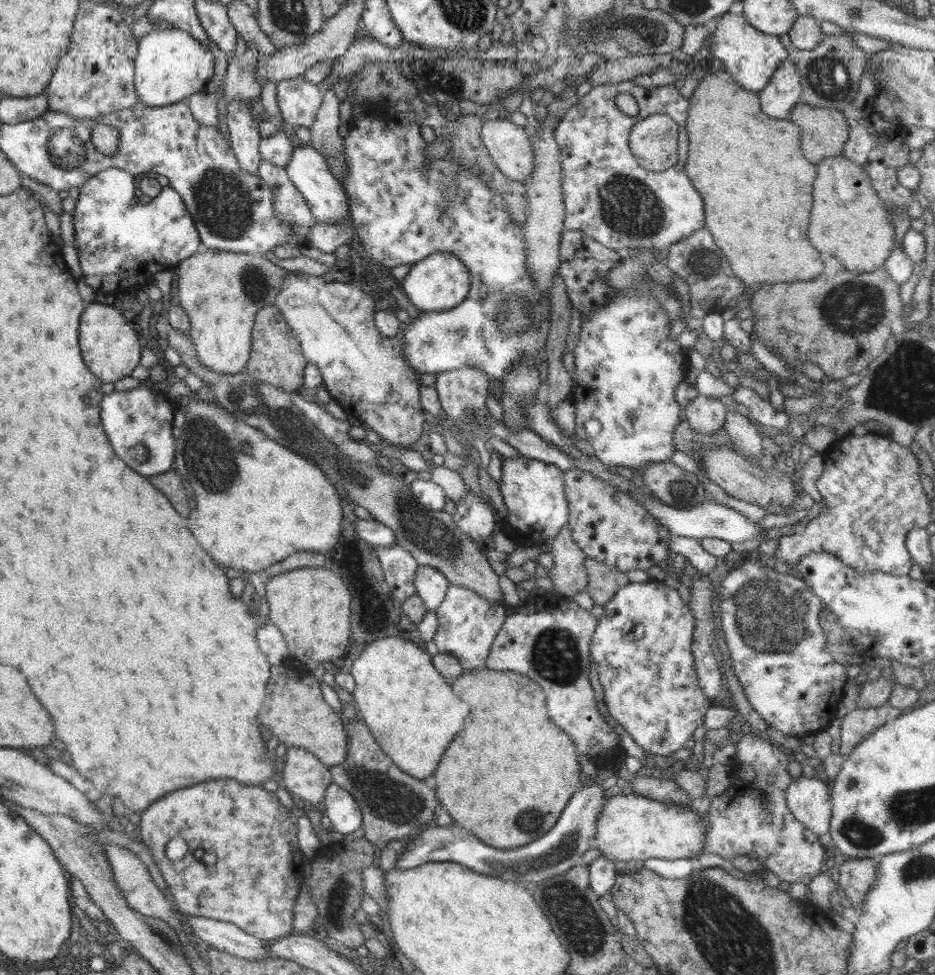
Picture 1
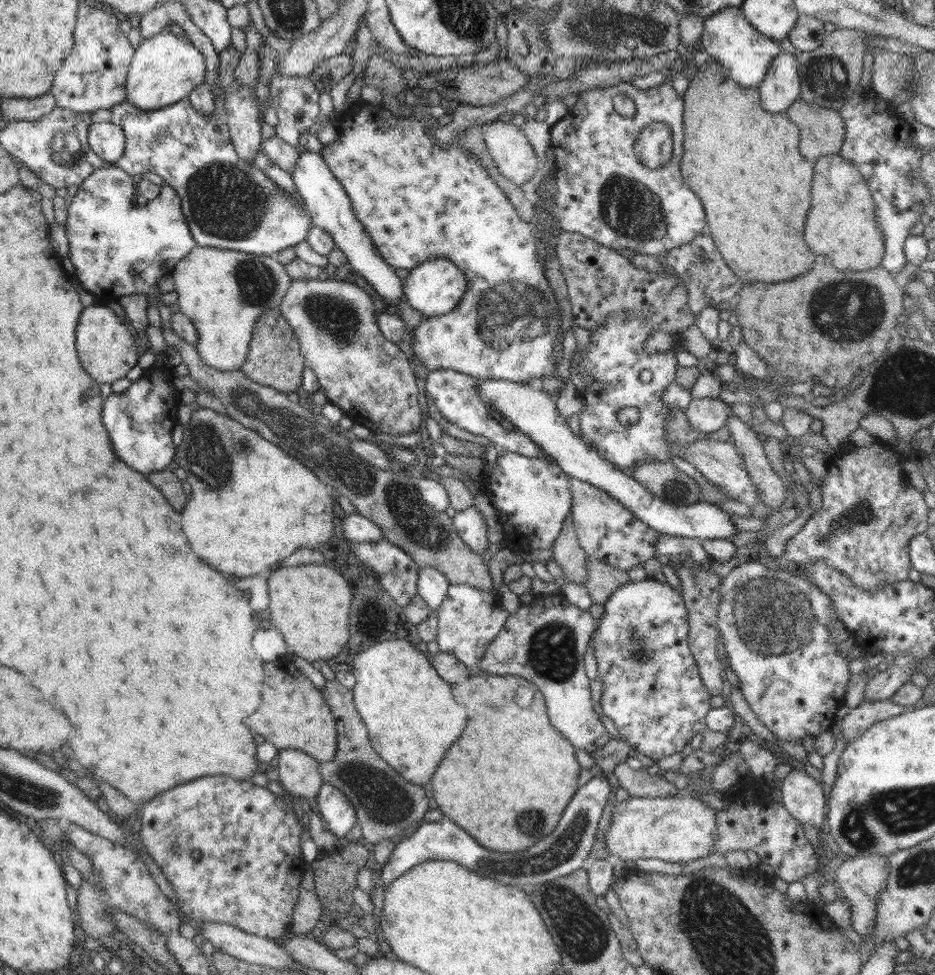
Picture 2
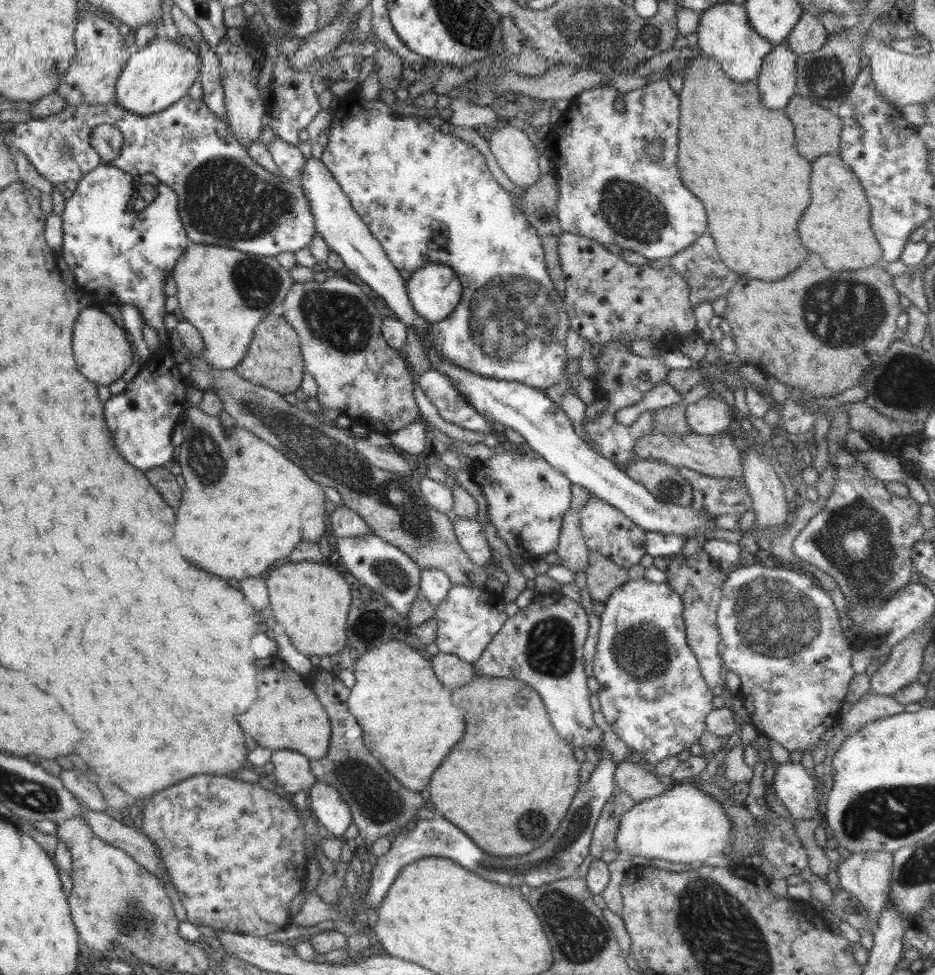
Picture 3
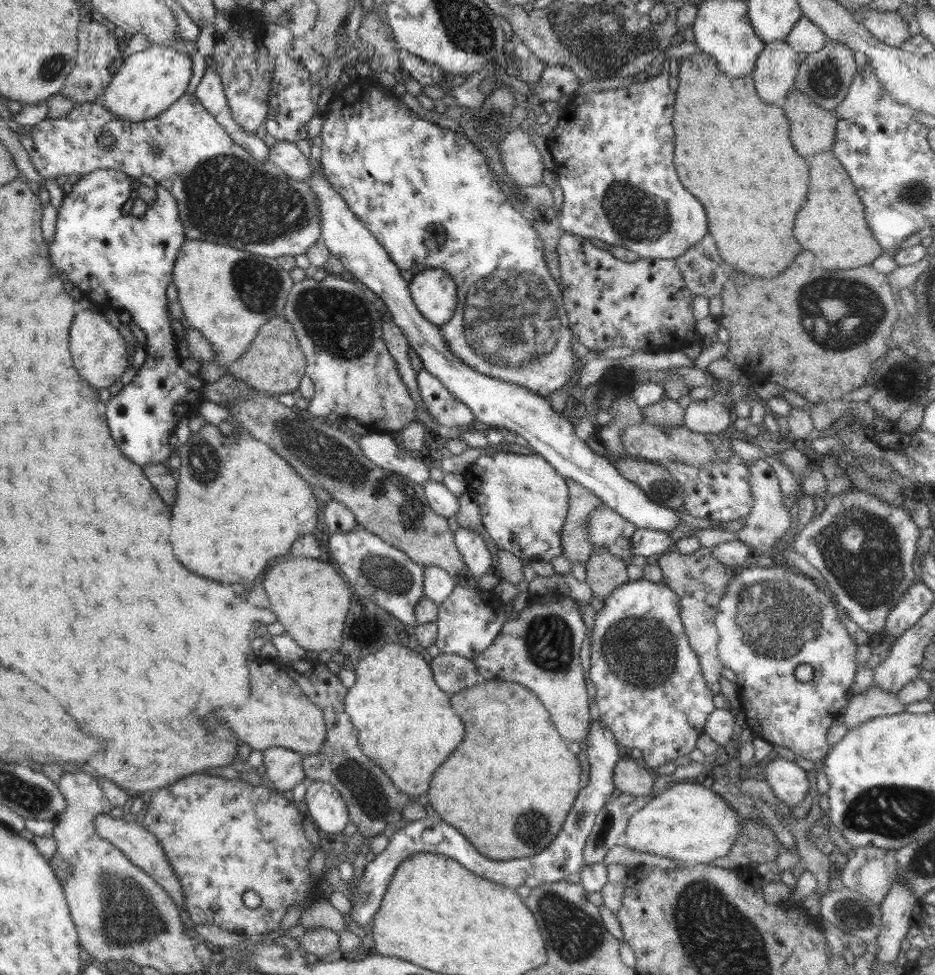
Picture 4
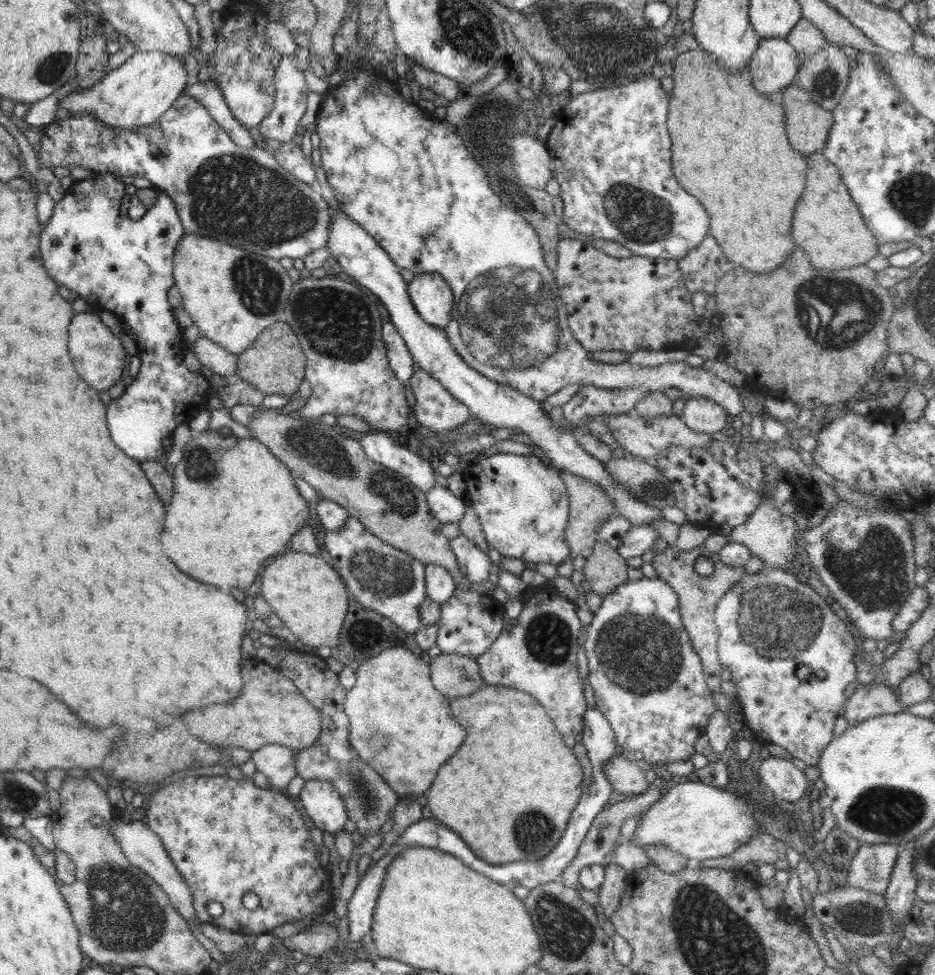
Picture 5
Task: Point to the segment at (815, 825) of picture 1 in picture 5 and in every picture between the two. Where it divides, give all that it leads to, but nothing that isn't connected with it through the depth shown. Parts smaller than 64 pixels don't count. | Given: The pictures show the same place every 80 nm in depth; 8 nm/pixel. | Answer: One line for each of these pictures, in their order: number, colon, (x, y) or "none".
2: (802, 795)
3: (792, 784)
4: (789, 782)
5: (788, 784)

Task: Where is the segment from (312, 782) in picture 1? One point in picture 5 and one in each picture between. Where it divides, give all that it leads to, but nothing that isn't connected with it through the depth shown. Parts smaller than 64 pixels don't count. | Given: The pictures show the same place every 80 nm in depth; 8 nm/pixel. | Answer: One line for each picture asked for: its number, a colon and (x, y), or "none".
2: (299, 774)
3: (292, 769)
4: (284, 768)
5: (276, 762)

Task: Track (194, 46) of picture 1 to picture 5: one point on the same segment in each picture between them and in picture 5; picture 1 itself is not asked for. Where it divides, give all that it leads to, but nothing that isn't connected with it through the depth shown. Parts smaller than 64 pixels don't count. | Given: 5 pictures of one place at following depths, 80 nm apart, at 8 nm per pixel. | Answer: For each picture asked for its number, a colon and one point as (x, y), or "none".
2: (164, 69)
3: (158, 75)
4: (148, 82)
5: (138, 92)

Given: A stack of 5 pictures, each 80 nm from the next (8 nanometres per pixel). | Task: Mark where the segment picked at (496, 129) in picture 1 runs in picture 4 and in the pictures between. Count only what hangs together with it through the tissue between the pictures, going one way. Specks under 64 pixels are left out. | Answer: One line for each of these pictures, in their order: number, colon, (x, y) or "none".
2: (515, 158)
3: (517, 156)
4: (522, 161)

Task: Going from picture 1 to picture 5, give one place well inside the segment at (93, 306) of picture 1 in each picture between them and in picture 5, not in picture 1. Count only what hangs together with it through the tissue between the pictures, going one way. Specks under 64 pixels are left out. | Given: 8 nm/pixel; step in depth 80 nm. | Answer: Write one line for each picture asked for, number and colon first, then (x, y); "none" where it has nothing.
2: (107, 346)
3: (103, 350)
4: (99, 352)
5: (98, 356)

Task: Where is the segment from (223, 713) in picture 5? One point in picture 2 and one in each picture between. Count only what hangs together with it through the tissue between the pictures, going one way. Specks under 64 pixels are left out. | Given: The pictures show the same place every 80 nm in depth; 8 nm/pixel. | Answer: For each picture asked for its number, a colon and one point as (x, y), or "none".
2: (293, 714)
3: (286, 715)
4: (278, 714)

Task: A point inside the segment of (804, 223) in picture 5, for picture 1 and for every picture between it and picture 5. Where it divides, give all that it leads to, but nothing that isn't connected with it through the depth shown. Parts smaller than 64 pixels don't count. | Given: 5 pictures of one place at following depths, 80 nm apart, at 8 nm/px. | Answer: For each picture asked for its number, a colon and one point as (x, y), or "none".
1: (849, 221)
2: (842, 224)
3: (836, 225)
4: (832, 224)

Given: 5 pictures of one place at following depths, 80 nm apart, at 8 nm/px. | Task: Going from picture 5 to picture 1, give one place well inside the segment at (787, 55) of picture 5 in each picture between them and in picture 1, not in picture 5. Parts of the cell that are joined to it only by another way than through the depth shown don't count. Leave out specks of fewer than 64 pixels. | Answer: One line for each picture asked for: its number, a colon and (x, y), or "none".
1: (780, 95)
2: (780, 87)
3: (776, 82)
4: (774, 73)

